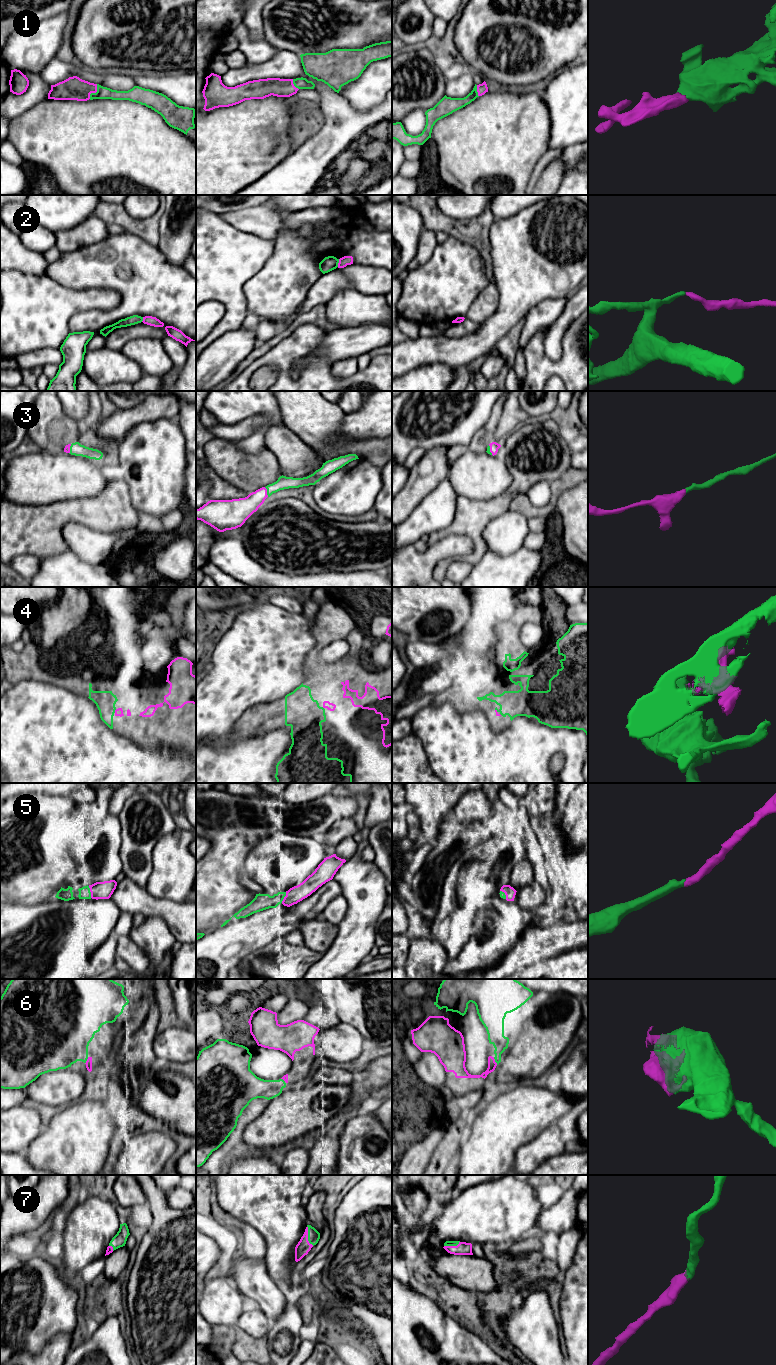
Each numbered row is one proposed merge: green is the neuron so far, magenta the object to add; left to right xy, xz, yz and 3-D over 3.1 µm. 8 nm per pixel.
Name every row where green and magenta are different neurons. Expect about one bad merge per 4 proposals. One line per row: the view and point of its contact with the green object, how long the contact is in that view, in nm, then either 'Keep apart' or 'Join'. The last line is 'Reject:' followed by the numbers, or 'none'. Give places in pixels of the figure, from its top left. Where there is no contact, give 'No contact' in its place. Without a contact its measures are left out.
1: Touches green at xy (94, 93). Shared border 140 nm. Join
2: Touches green at xz (338, 262). Shared border 70 nm. Keep apart
3: Touches green at xz (267, 492). Shared border 90 nm. Join
4: Touches green at xy (114, 711). Shared border 40 nm. Join
5: Touches green at xy (90, 892). Shared border 100 nm. Join
6: Touches green at yz (495, 1061). Shared border 70 nm. Join
7: Touches green at xz (308, 1236). Shared border 170 nm. Join
Reject: 2

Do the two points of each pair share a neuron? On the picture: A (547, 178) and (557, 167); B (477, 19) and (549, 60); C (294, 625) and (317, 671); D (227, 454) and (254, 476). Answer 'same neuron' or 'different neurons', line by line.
A: same neuron
B: same neuron
C: different neurons
D: same neuron

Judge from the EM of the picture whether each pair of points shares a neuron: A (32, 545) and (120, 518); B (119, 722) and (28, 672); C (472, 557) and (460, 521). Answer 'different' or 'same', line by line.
A: same
B: same
C: same

